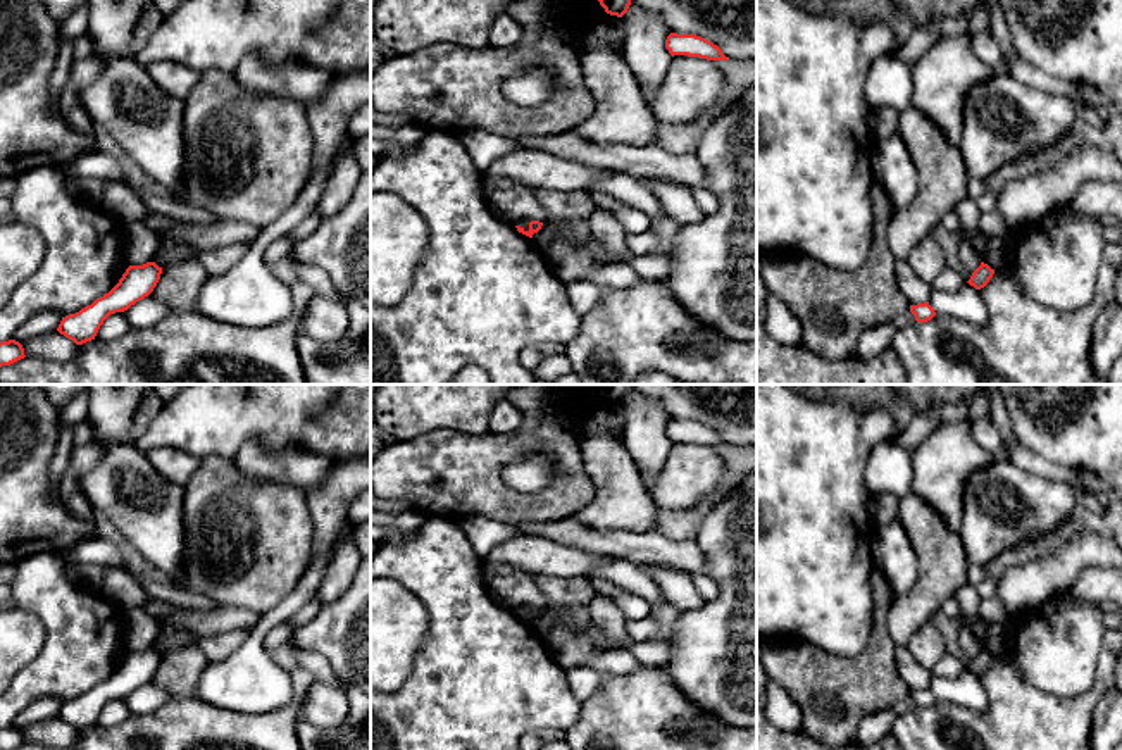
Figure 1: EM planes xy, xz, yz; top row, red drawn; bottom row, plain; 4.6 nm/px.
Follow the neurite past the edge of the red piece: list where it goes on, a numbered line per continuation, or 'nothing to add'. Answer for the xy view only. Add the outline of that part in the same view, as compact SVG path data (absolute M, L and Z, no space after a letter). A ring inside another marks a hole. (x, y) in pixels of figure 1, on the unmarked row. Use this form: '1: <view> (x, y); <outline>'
nothing to add

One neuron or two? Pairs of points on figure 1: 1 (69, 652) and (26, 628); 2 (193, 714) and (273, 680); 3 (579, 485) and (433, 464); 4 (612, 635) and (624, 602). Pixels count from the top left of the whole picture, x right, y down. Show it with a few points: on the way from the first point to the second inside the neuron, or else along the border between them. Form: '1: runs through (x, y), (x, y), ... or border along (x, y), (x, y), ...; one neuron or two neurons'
1: border along (18, 607), (45, 635), (19, 671); two neurons
2: border along (204, 666), (195, 688), (204, 700), (254, 714); two neurons
3: runs through (543, 502), (498, 502), (469, 481); one neuron
4: border along (607, 597), (628, 619); two neurons

